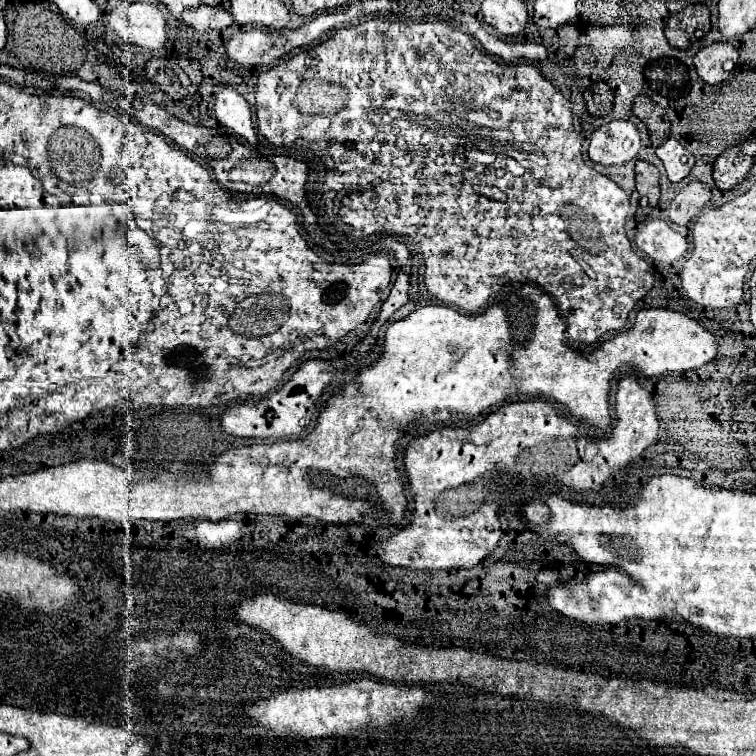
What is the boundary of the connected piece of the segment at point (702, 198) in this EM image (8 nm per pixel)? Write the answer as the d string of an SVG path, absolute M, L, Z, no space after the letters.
M692 181L680 189L670 203L670 221L676 225L688 225L710 201L710 187L702 181Z

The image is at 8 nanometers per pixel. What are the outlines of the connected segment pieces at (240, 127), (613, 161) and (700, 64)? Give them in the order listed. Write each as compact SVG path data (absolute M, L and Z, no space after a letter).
M224 89L222 93L212 95L212 107L224 127L236 131L236 135L242 135L246 145L256 143L258 133L252 127L250 105L236 89Z
M610 121L596 129L590 139L588 157L602 165L624 165L636 159L640 135L632 121Z
M712 43L704 49L700 49L694 57L696 71L702 81L710 85L718 85L720 81L728 79L728 71L724 69L724 61L732 59L734 63L738 61L738 51L730 43Z

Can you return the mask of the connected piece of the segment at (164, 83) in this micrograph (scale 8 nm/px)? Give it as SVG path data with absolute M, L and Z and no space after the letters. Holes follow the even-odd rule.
M154 57L146 63L146 77L172 99L184 99L186 95L194 95L198 91L198 85L202 83L200 63L190 61L190 59L182 61L182 59L166 59L166 57L156 59ZM180 63L188 63L190 73L188 73L188 67L186 71L184 67L178 67Z

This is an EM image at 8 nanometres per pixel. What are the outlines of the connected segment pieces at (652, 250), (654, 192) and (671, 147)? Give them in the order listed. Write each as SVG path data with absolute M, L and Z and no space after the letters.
M648 219L636 227L636 245L650 259L662 263L674 263L686 257L688 239L684 233L672 229L662 219Z
M646 161L636 163L636 191L650 203L658 203L660 185L658 185L658 169L654 165Z
M670 137L666 143L662 143L656 149L656 155L664 163L668 179L674 183L682 181L694 165L694 155L688 149L684 149L674 137Z

